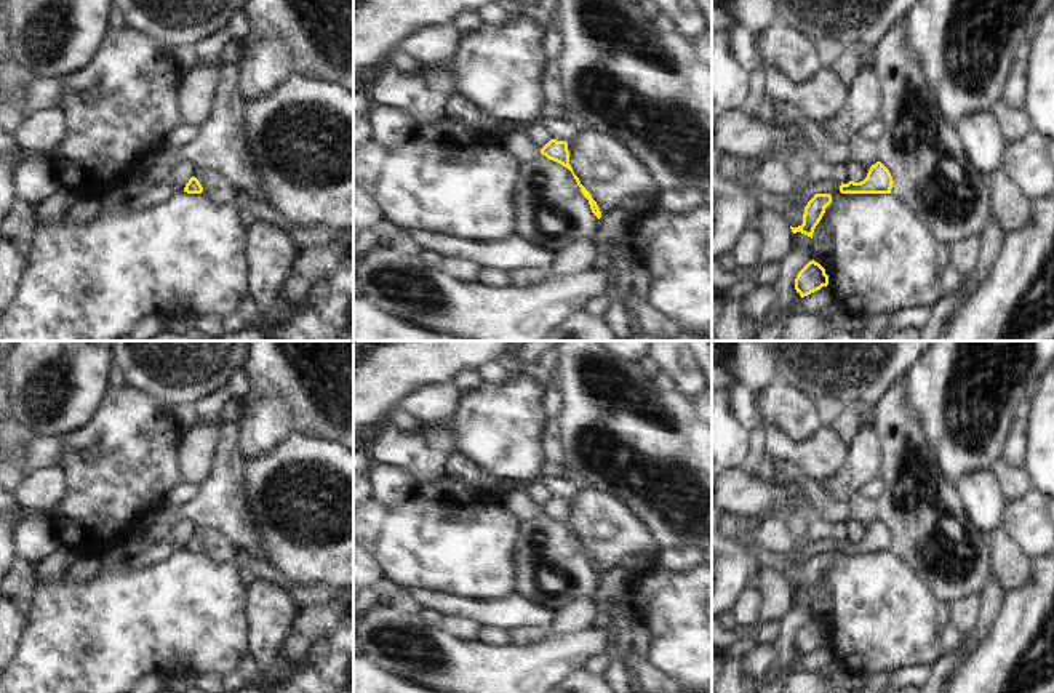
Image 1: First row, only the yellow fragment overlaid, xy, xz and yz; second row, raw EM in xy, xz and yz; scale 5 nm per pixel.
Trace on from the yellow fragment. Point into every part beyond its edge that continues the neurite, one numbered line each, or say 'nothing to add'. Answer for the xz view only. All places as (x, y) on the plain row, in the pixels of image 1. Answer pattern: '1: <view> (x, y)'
1: xz (606, 527).

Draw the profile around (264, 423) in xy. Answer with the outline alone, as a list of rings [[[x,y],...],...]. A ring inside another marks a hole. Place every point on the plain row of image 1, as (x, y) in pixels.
[[[246,397],[240,402],[237,421],[238,448],[245,459],[269,453],[291,434],[291,415],[286,403],[277,397]]]

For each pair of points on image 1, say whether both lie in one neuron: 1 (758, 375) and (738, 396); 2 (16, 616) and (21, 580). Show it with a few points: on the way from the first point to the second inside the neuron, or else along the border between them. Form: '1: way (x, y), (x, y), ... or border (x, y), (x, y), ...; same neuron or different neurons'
1: border (736, 381), (755, 396); different neurons
2: way (16, 607), (16, 589); same neuron

